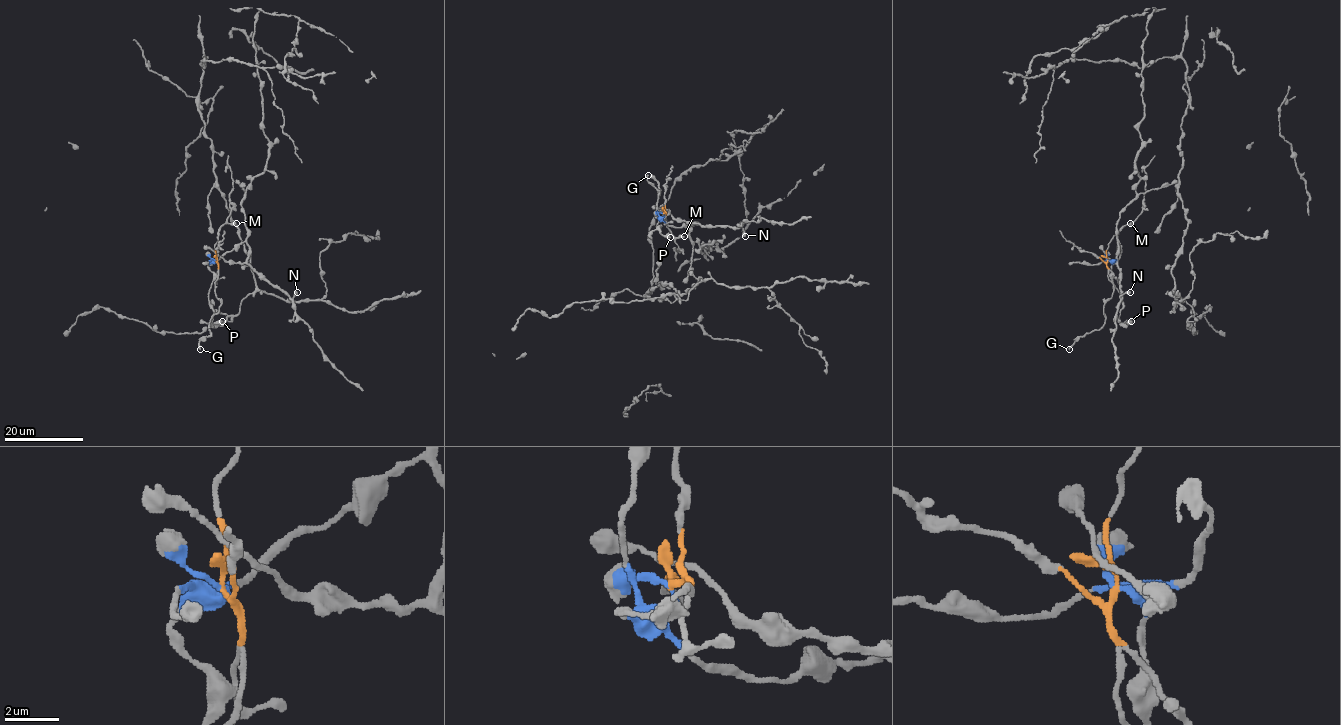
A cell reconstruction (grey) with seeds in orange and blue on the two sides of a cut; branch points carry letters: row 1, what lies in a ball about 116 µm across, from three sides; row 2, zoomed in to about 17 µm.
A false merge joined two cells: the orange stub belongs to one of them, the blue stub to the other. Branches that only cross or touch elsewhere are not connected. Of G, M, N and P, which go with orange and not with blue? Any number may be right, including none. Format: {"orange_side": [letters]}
{"orange_side": ["G", "M"]}

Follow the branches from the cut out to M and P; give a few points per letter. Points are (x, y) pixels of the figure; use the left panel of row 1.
M: (215, 260), (217, 232), (227, 223), (236, 223)
P: (215, 260), (208, 265), (213, 273), (208, 295), (213, 315), (211, 324), (222, 320)

